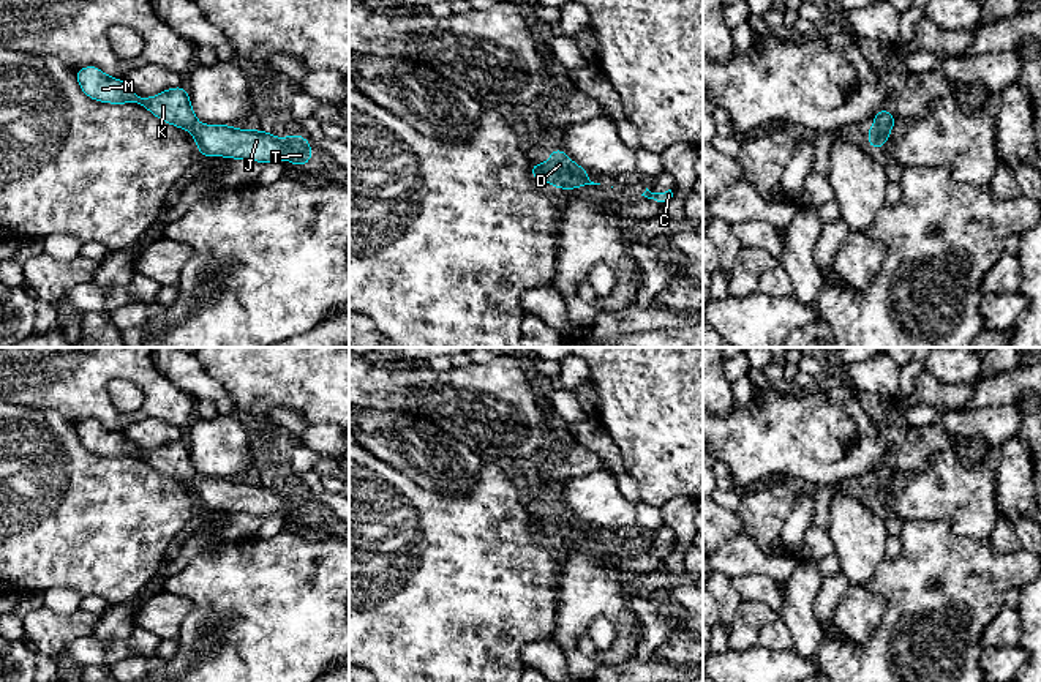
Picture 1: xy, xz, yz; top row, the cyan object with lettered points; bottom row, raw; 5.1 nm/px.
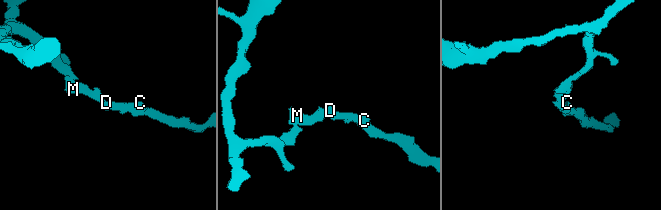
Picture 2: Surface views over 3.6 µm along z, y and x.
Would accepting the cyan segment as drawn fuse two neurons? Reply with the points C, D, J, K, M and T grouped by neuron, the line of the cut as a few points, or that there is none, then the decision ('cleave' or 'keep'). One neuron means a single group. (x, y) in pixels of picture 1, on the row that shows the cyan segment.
groups C D J K M T; cut none; keep

